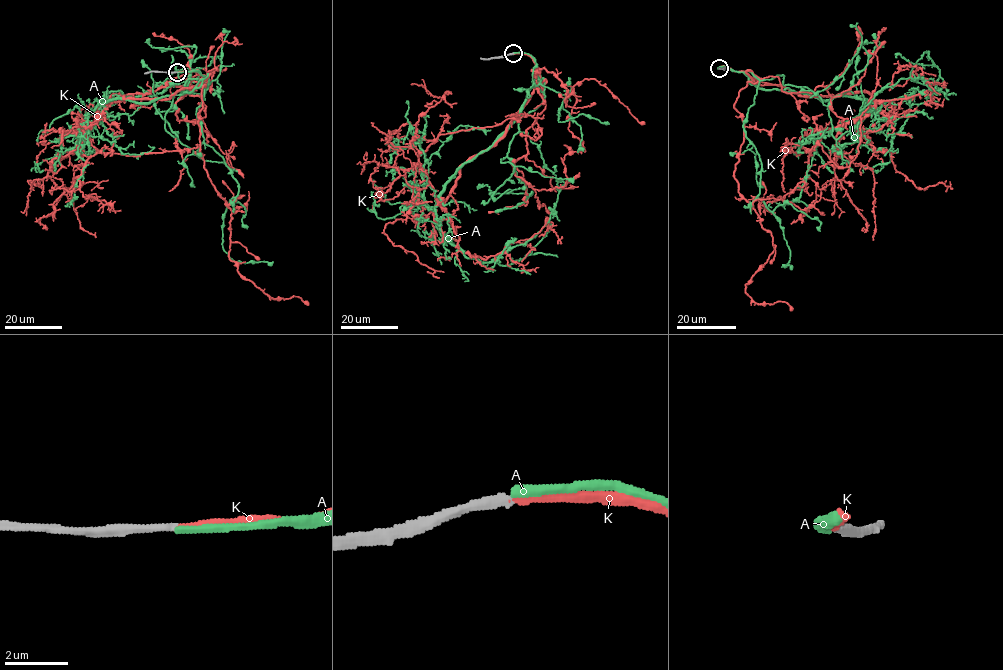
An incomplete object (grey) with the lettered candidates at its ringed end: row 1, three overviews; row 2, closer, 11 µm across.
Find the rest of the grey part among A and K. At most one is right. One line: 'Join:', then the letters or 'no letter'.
Join: K

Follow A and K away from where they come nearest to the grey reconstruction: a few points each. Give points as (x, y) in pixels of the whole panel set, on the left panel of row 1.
A: (177, 72), (204, 76), (190, 92), (99, 105), (141, 96), (158, 83), (206, 82), (224, 113)
K: (176, 72), (204, 74), (195, 88), (209, 74), (199, 146), (231, 210), (229, 258), (272, 297), (309, 304)

